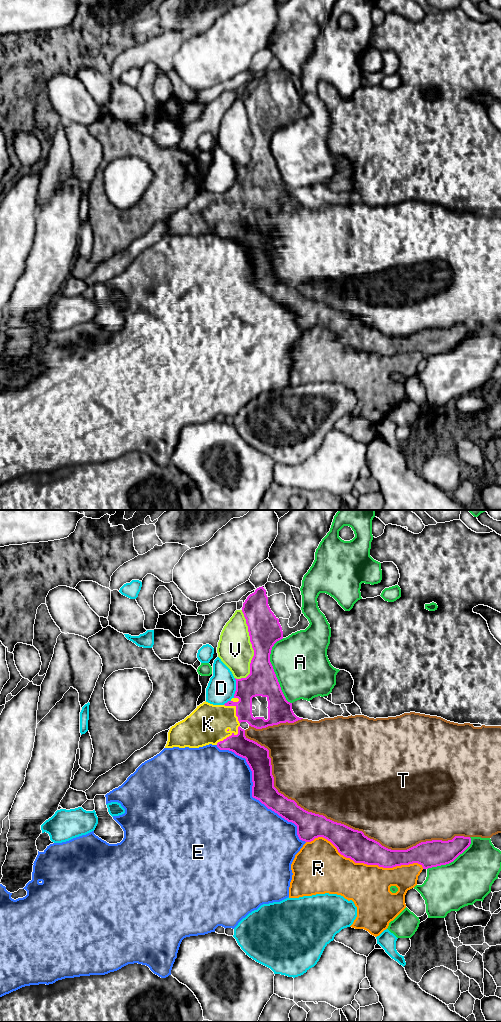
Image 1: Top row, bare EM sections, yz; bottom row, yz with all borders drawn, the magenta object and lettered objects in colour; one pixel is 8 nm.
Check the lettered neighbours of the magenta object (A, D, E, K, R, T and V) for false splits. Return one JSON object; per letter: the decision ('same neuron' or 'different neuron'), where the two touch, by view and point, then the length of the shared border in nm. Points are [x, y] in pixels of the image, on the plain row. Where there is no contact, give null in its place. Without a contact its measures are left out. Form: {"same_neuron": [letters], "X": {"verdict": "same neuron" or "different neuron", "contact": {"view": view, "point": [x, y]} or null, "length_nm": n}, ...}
{"same_neuron": ["K"], "A": {"verdict": "different neuron", "contact": {"view": "yz", "point": [273, 159]}, "length_nm": 550}, "D": {"verdict": "different neuron", "contact": {"view": "yz", "point": [236, 176]}, "length_nm": 160}, "E": {"verdict": "different neuron", "contact": {"view": "yz", "point": [252, 282]}, "length_nm": 1050}, "K": {"verdict": "same neuron", "contact": {"view": "yz", "point": [231, 223]}, "length_nm": 240}, "R": {"verdict": "different neuron", "contact": {"view": "yz", "point": [364, 351]}, "length_nm": 950}, "T": {"verdict": "different neuron", "contact": {"view": "yz", "point": [339, 311]}, "length_nm": 2000}, "V": {"verdict": "different neuron", "contact": {"view": "yz", "point": [252, 135]}, "length_nm": 550}}

